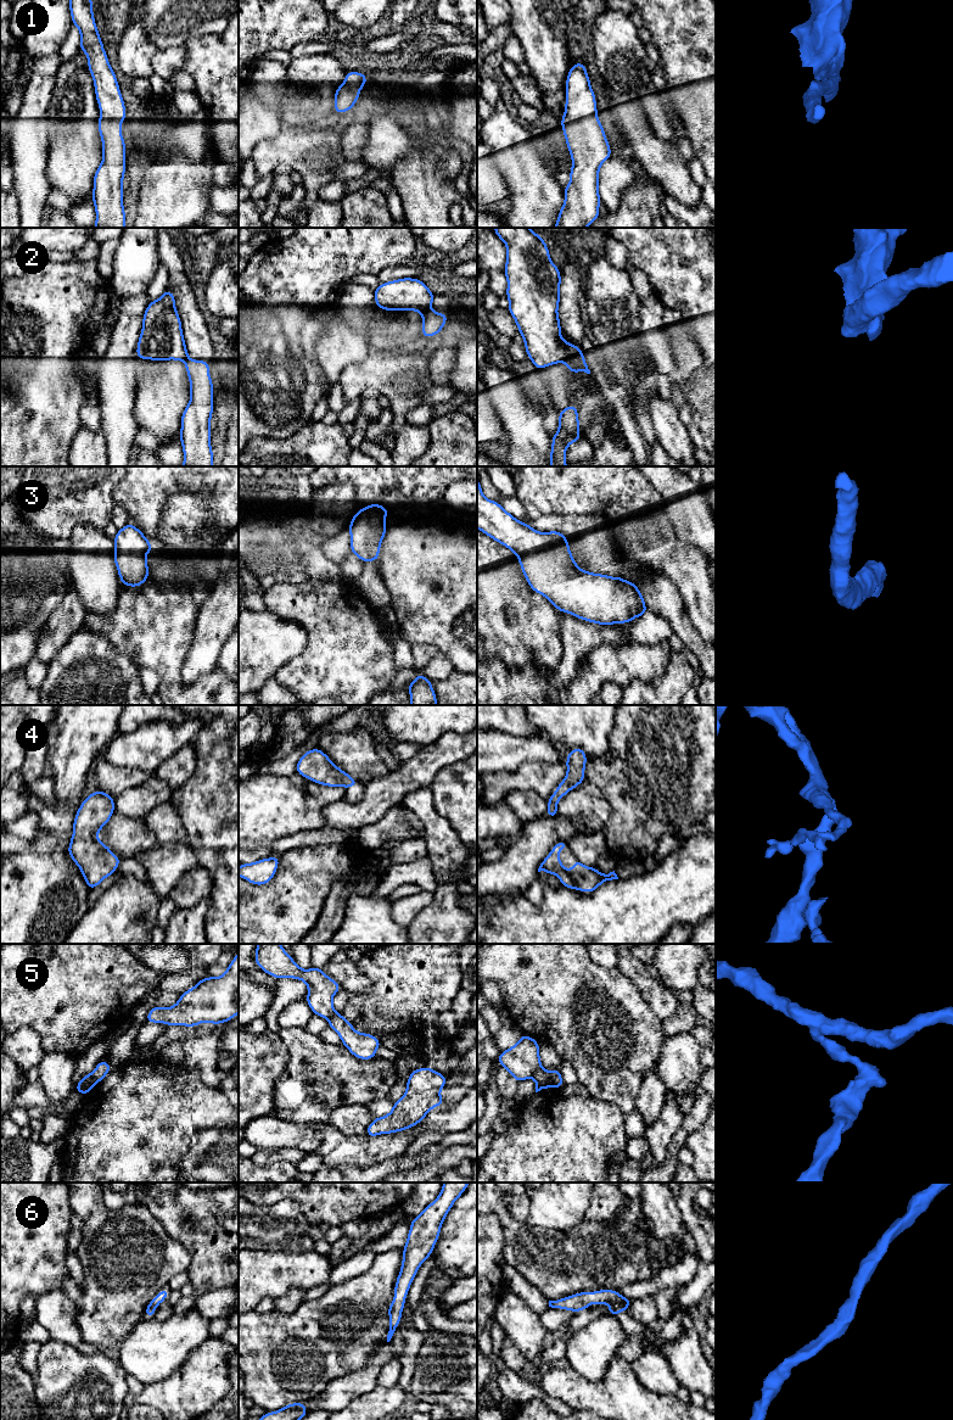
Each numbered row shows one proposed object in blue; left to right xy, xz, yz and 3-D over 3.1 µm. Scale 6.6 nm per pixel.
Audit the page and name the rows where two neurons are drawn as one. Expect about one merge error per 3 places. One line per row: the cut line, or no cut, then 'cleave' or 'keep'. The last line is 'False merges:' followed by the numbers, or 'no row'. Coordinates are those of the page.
1: no cut; keep
2: cut in yz along (581, 352), (562, 361); cleave
3: no cut; keep
4: no cut; keep
5: cut in yz along (548, 1072), (550, 1083), (554, 1086); cleave
6: no cut; keep
False merges: 2, 5

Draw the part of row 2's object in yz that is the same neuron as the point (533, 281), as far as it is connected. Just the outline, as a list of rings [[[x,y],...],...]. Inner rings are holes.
[[[494,228],[506,245],[506,297],[536,369],[561,363],[582,350],[561,337],[557,314],[561,272],[551,262],[545,240],[529,228]]]

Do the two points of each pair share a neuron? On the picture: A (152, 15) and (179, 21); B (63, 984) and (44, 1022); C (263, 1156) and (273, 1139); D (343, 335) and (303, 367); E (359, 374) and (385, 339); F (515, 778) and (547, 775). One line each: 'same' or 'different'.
A: same
B: same
C: different
D: different
E: different
F: same

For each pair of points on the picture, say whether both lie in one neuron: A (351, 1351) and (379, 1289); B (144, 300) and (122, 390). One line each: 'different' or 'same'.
A: same
B: same

